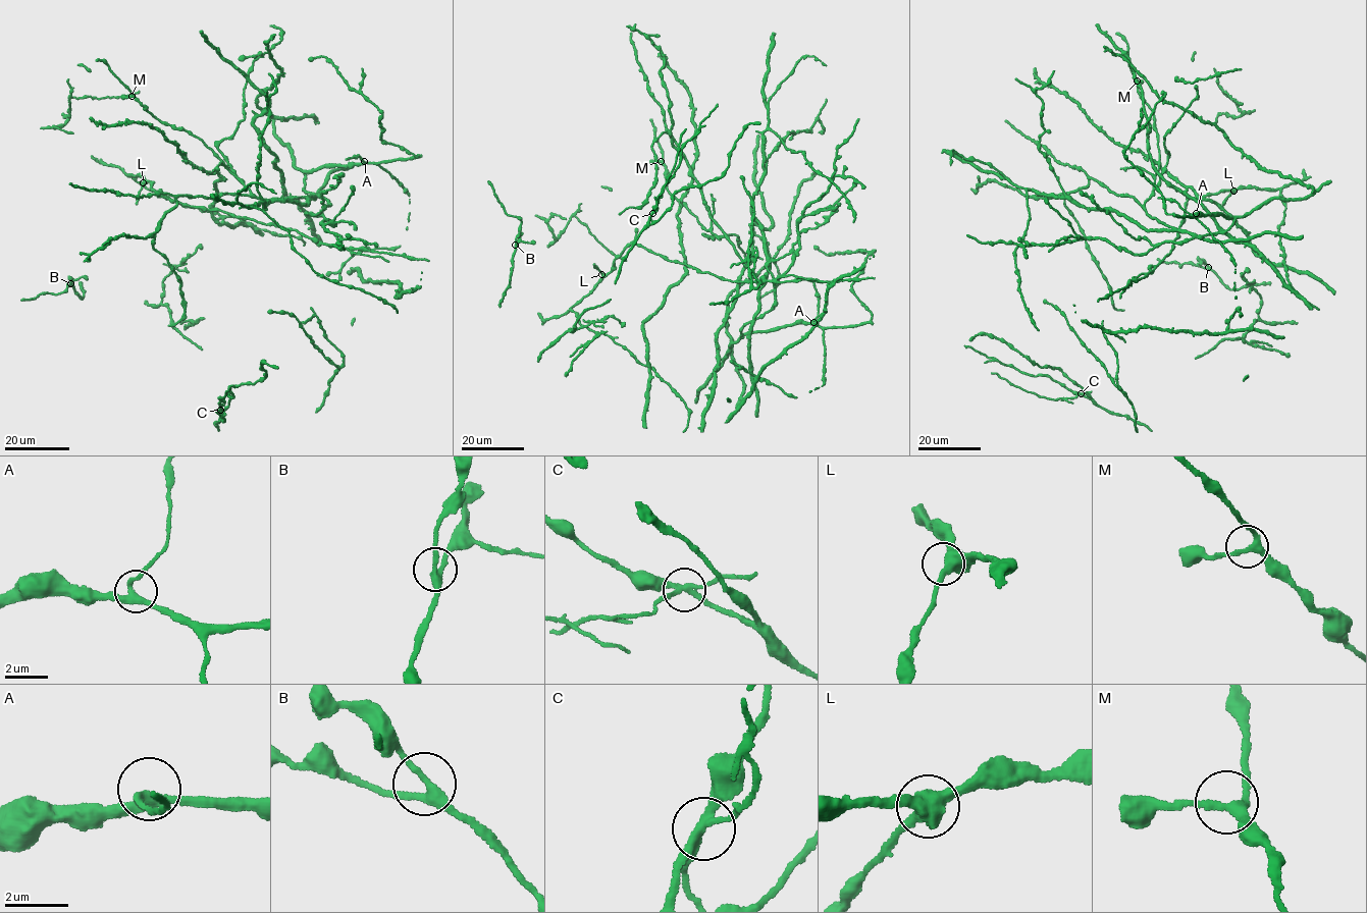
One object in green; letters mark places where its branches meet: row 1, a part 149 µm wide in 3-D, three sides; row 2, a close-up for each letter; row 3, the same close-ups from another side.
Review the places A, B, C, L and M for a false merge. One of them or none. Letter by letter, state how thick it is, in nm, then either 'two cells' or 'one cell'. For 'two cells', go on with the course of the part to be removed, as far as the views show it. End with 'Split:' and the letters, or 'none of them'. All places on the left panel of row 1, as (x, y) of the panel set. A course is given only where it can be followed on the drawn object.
A: 280 nm | one cell
B: 260 nm | one cell
C: 240 nm | two cells | (220, 410), (225, 415), (221, 419), (223, 422), (218, 411)
L: 400 nm | one cell
M: 240 nm | one cell
Split: C

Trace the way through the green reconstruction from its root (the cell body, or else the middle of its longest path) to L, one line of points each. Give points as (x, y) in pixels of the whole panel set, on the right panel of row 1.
L: (1178, 233), (1185, 220), (1188, 200), (1233, 191)

